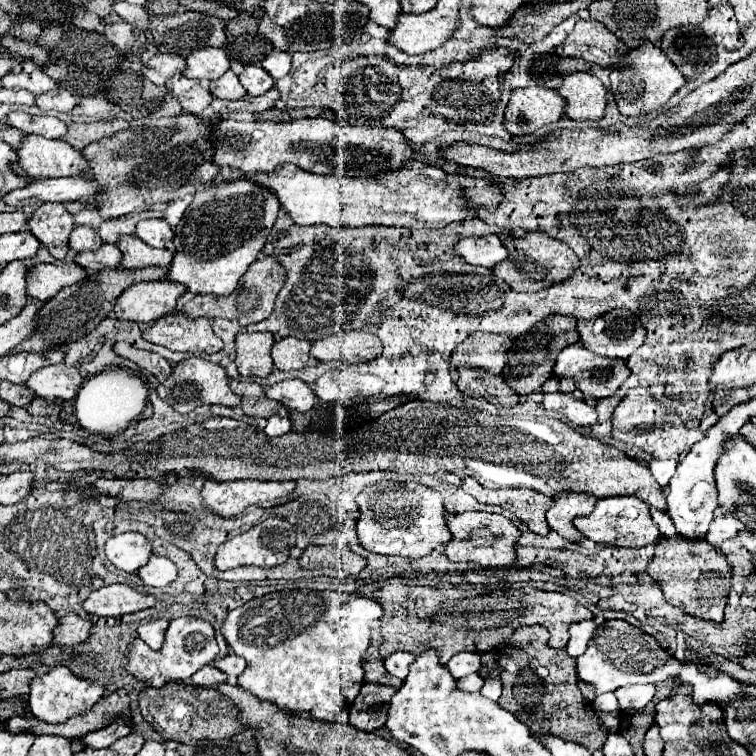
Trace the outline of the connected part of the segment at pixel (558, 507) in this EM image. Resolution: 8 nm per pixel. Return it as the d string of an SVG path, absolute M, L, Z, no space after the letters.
M560 490L552 496L552 506L546 512L546 520L552 530L568 540L578 540L580 532L572 526L576 514L590 514L592 506L596 504L594 494L582 494L572 490Z

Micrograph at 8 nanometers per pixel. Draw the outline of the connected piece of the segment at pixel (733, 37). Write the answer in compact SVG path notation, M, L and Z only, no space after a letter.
M728 2L710 8L708 16L702 22L702 30L704 34L708 34L708 38L712 38L714 44L724 46L728 50L736 50L744 44L734 10Z

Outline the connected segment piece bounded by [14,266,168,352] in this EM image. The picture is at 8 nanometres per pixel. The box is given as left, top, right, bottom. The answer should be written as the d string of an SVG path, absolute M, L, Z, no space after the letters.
M148 266L140 270L128 270L128 268L106 268L100 272L88 272L84 280L76 282L74 286L62 288L52 300L48 300L48 310L44 310L44 322L36 326L36 334L24 344L20 344L14 352L46 352L56 350L58 346L80 340L84 334L92 332L104 318L112 314L112 306L116 304L116 298L132 284L144 282L144 280L160 280L166 276L168 268L160 266Z

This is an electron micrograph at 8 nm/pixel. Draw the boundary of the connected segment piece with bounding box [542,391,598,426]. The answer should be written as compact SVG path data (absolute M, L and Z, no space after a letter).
M561 391L545 393L542 405L546 410L562 412L572 422L572 426L592 426L598 420L596 408L588 406L583 399L578 399L573 394Z

